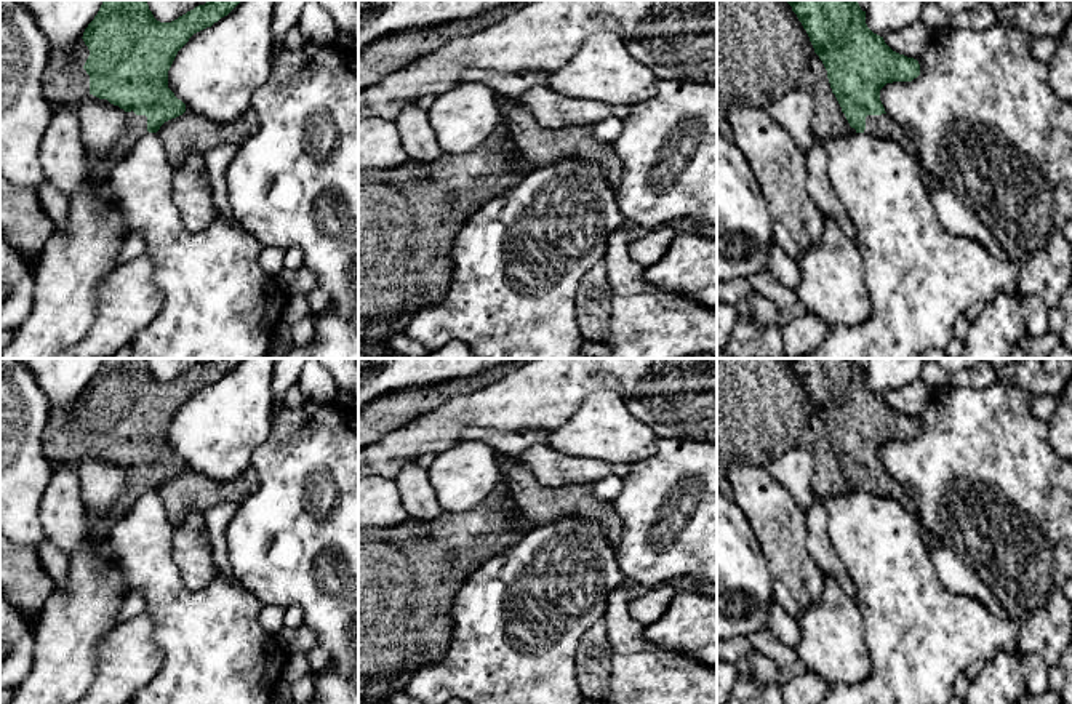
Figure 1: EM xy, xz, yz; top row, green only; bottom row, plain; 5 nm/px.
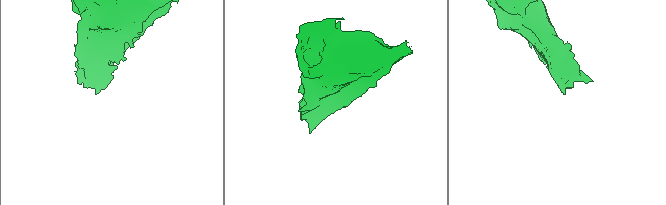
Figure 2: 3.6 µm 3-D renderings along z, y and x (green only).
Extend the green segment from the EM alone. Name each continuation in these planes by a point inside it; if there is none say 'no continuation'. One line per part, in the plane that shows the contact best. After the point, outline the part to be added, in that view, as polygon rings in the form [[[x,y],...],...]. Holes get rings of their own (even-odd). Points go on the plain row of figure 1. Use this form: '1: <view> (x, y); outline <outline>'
1: xy (66, 440); outline [[[83,397],[64,418],[59,418],[56,411],[50,411],[43,432],[43,453],[51,469],[56,466],[77,469],[82,458],[90,454],[90,434],[83,427],[88,414],[90,408]]]

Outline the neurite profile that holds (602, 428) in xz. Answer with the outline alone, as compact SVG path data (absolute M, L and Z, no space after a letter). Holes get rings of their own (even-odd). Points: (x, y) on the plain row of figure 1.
M613 390L590 394L576 413L549 434L549 446L566 456L635 464L654 454L658 435Z

